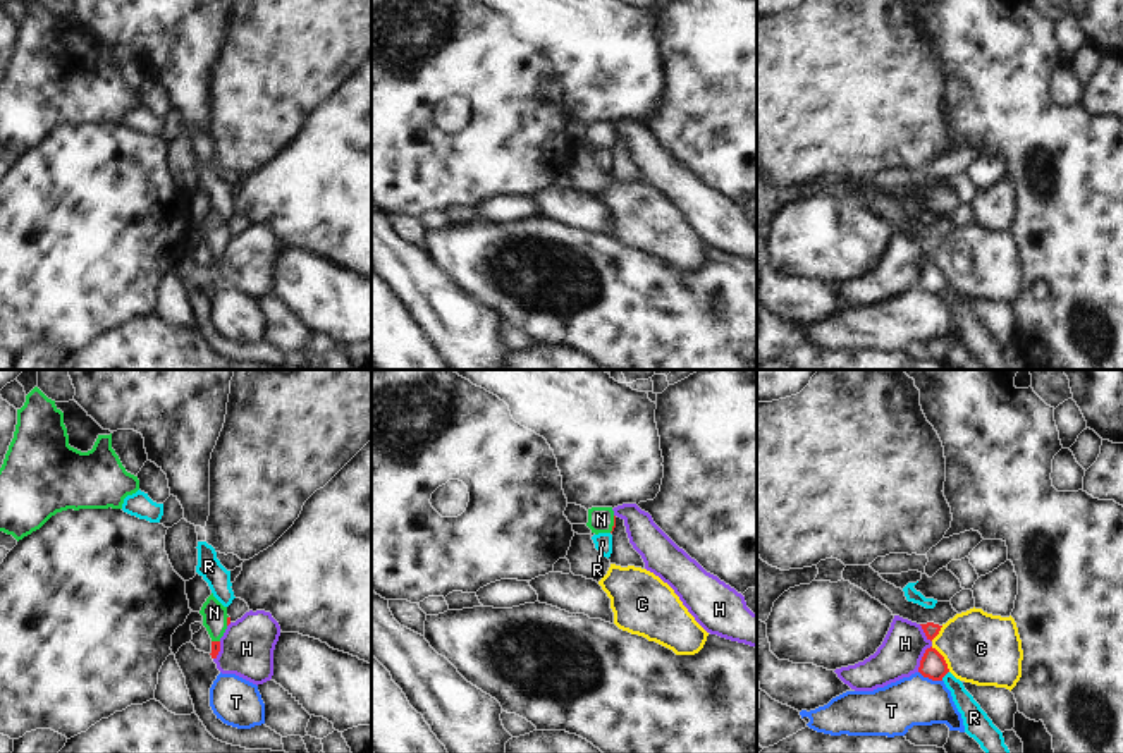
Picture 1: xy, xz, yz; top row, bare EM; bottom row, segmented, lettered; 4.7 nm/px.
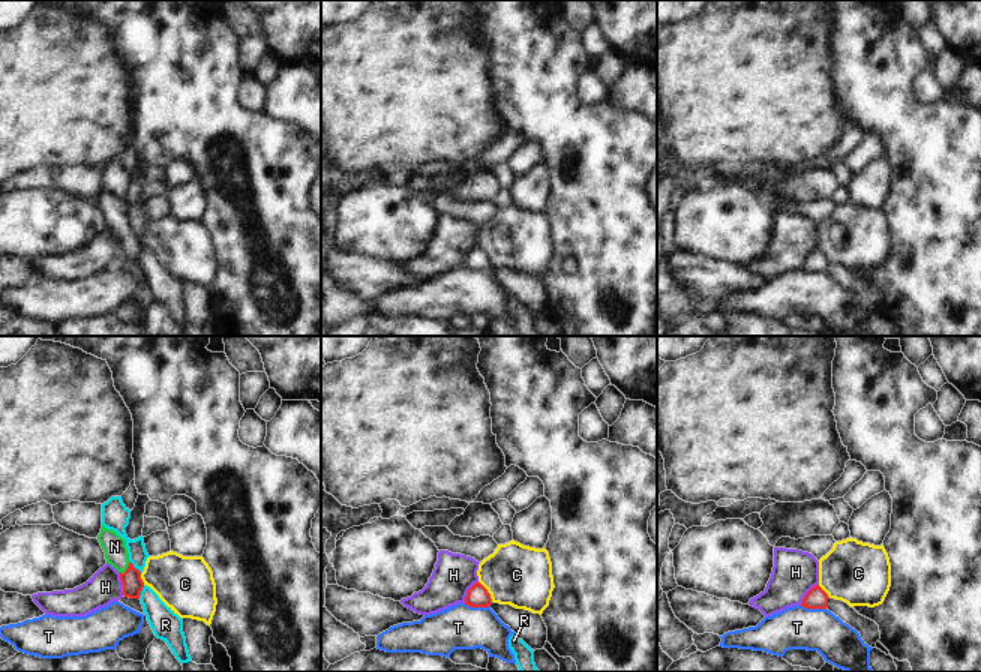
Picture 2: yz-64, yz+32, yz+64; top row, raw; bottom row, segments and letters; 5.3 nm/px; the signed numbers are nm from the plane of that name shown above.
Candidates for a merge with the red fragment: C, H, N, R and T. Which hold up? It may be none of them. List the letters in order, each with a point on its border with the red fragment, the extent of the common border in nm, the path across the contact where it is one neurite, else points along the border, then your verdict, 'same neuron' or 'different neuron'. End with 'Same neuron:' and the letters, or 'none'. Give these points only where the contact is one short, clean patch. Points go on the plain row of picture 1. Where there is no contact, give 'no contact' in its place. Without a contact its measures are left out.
C: meets red in yz at (943, 274); contact 150 nm long; border along yz (931, 262), (943, 272), (950, 286); different neuron
H: meets red in yz at (922, 274); contact 140 nm long; border along yz (931, 260), (917, 286); different neuron
N: meets red in xz at (614, 140); contact 80 nm long; runs through xz (614, 131), (614, 140), (601, 134); same neuron
R: meets red in yz at (945, 289); contact 60 nm long; border along yz (948, 286), (941, 294); different neuron
T: meets red in yz at (931, 293); contact 120 nm long; different neuron
Same neuron: N

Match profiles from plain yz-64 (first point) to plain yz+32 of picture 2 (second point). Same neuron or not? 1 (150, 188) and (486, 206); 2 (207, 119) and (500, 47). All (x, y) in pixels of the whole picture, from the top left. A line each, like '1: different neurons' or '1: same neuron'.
1: different neurons
2: same neuron

